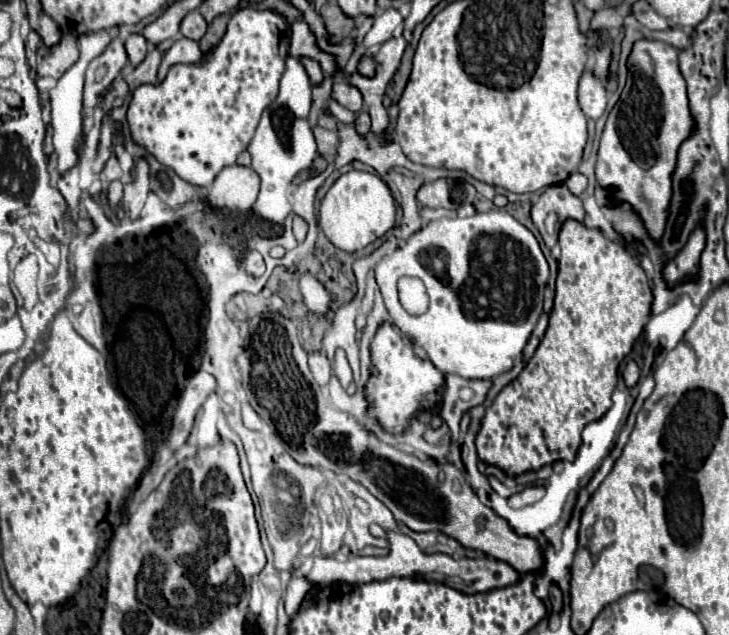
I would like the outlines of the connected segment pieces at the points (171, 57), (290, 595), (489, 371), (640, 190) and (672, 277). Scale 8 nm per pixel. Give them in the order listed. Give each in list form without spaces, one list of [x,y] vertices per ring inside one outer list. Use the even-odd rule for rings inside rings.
[[[182,38],[182,40],[174,42],[174,46],[162,58],[162,64],[158,70],[158,80],[162,82],[166,78],[166,72],[170,66],[174,66],[174,64],[196,64],[198,60],[202,60],[202,56],[204,54],[202,54],[196,40]]]
[[[292,576],[286,588],[286,596],[284,596],[284,604],[286,604],[286,614],[292,618],[298,608],[300,602],[304,600],[304,594],[310,590],[310,582],[304,576]]]
[[[500,208],[468,218],[440,218],[430,222],[422,230],[414,232],[394,254],[384,256],[376,264],[374,272],[388,314],[400,332],[424,348],[440,372],[476,380],[488,380],[510,370],[514,358],[522,356],[522,350],[542,314],[542,294],[550,274],[548,262],[534,234]],[[400,276],[416,276],[426,284],[430,296],[430,308],[426,314],[410,316],[400,306],[396,294],[396,280]]]
[[[636,40],[628,56],[628,78],[620,100],[608,114],[596,160],[600,186],[616,186],[612,204],[630,202],[642,216],[646,230],[660,240],[666,226],[672,196],[672,172],[678,146],[694,128],[688,110],[686,82],[678,68],[678,50],[660,40]]]
[[[696,228],[690,236],[690,240],[686,242],[686,246],[678,252],[678,256],[674,260],[670,260],[664,266],[664,278],[670,286],[684,282],[688,278],[688,274],[696,274],[698,272],[698,258],[702,254],[706,236],[702,228]]]

